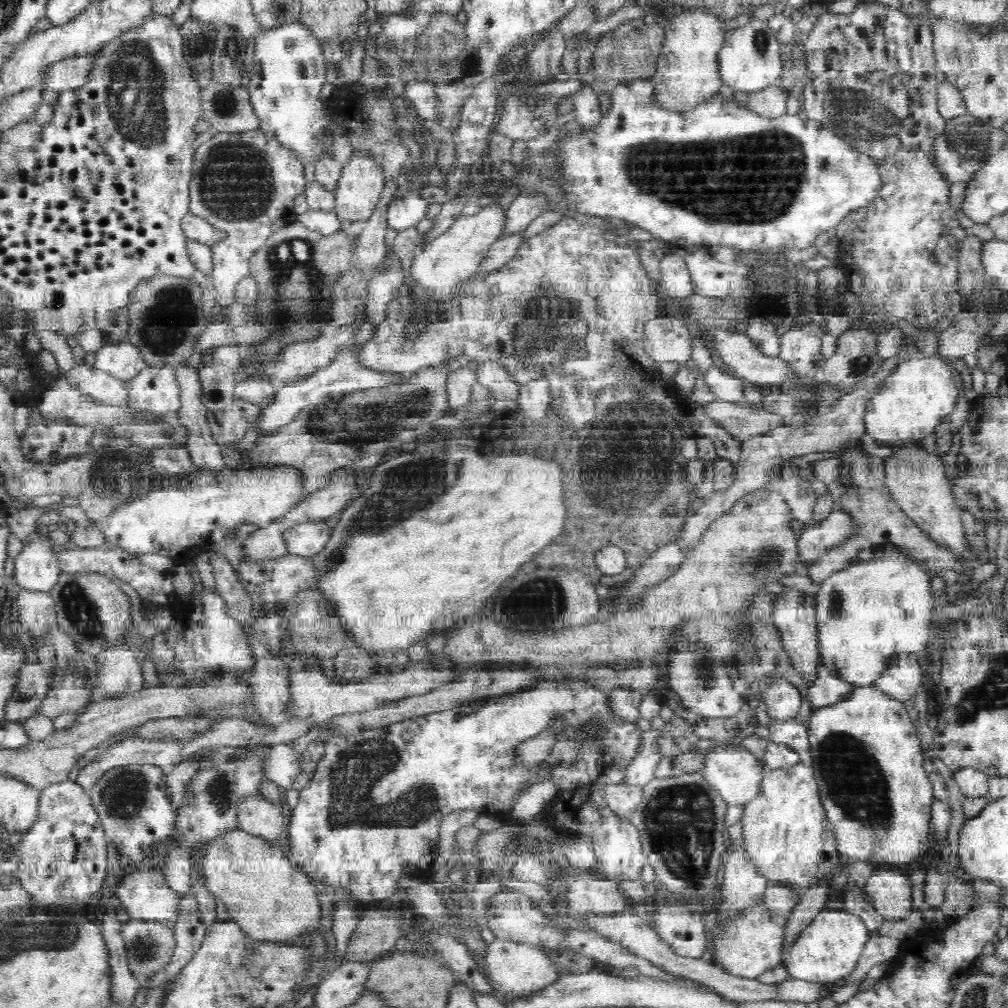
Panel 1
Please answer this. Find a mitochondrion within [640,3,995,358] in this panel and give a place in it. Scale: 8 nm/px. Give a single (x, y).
(847, 111)

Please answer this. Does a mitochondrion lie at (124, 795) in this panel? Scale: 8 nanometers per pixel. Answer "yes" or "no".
yes

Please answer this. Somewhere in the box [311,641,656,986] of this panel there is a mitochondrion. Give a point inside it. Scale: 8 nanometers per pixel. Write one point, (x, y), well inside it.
(359, 767)

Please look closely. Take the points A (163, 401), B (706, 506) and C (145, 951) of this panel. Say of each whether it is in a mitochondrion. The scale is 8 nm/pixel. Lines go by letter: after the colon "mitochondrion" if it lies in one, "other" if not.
A: other
B: other
C: mitochondrion

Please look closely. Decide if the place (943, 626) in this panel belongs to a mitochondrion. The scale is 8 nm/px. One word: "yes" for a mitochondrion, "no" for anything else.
no

